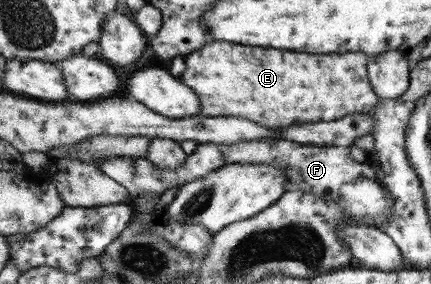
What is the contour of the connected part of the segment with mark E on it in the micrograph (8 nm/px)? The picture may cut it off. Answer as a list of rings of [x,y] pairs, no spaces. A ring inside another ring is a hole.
[[[210,42],[184,59],[186,70],[180,80],[199,96],[204,116],[245,118],[272,129],[371,113],[378,100],[398,99],[411,89],[408,57],[399,50],[371,56],[364,51],[314,56]]]

